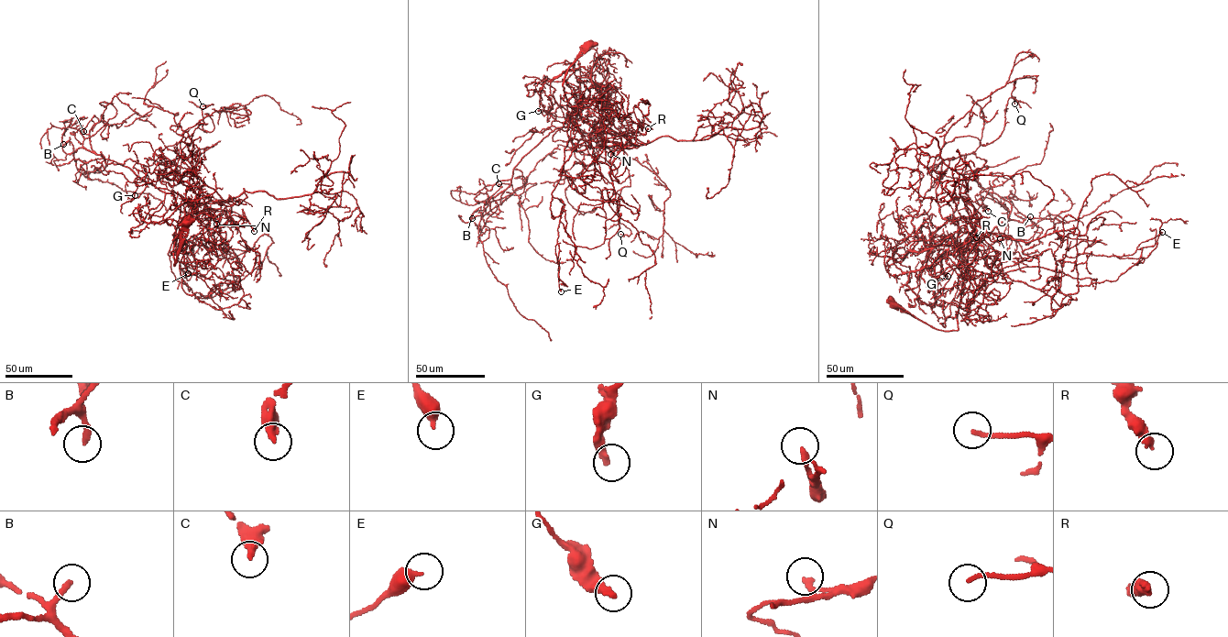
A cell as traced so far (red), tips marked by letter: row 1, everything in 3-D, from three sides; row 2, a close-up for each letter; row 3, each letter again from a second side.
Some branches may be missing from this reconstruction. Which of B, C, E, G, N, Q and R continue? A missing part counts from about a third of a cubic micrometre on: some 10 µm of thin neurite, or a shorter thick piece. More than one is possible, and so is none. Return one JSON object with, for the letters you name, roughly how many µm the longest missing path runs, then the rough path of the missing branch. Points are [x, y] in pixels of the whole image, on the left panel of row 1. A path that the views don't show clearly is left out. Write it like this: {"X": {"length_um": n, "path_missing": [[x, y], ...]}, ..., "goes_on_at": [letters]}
{"B": {"length_um": 7}, "C": {"length_um": 10}, "Q": {"length_um": 20}, "goes_on_at": ["B", "C", "Q"]}

